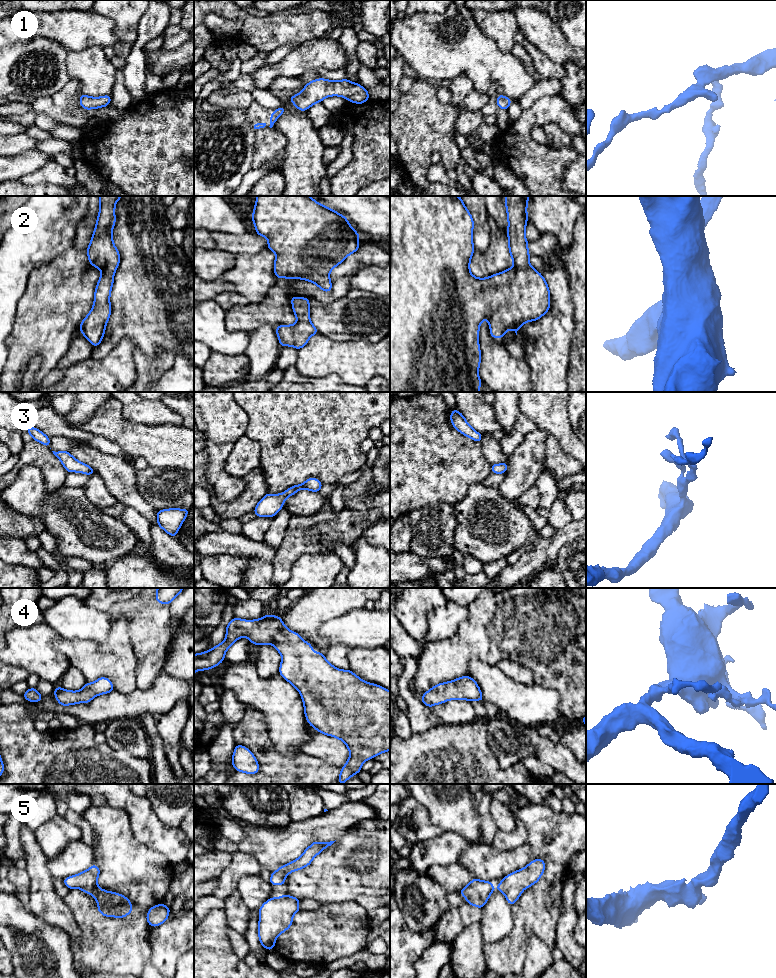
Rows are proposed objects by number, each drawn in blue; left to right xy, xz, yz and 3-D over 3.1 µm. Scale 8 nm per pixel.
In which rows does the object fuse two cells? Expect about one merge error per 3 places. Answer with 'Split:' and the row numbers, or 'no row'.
Split: no row

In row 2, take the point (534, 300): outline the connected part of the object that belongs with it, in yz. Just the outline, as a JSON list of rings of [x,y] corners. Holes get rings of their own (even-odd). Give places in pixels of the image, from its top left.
[[[390,196],[390,392],[480,392],[479,387],[482,385],[478,370],[481,362],[481,352],[479,347],[479,327],[481,322],[487,318],[490,327],[490,334],[492,338],[503,338],[505,333],[513,329],[517,335],[517,331],[526,322],[536,321],[541,318],[544,314],[549,311],[550,308],[550,291],[545,278],[536,271],[529,263],[530,253],[528,251],[528,241],[525,237],[525,228],[527,225],[528,215],[527,215],[527,205],[529,196],[505,196],[505,205],[507,210],[508,219],[508,240],[509,240],[509,254],[512,257],[514,266],[507,269],[501,273],[491,275],[487,278],[477,278],[470,273],[470,260],[474,253],[473,246],[473,218],[464,205],[462,198],[458,196],[457,198],[452,198],[451,196]]]

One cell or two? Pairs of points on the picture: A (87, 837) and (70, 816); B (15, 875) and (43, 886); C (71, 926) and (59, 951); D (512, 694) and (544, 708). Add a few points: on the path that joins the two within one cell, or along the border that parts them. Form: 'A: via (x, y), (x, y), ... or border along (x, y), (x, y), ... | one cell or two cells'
A: via (87, 831), (76, 819) | one cell
B: border along (25, 870), (29, 877), (28, 904) | two cells
C: border along (46, 922), (60, 927), (69, 937), (72, 946) | two cells
D: via (520, 702), (525, 705), (536, 705) | one cell

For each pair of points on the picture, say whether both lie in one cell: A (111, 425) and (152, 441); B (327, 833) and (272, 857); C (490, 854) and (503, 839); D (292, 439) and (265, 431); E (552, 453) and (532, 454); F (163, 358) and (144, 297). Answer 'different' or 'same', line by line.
A: same
B: same
C: different
D: same
E: different
F: different

